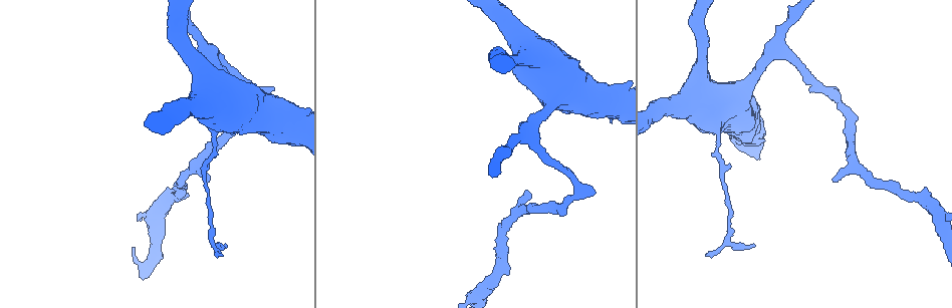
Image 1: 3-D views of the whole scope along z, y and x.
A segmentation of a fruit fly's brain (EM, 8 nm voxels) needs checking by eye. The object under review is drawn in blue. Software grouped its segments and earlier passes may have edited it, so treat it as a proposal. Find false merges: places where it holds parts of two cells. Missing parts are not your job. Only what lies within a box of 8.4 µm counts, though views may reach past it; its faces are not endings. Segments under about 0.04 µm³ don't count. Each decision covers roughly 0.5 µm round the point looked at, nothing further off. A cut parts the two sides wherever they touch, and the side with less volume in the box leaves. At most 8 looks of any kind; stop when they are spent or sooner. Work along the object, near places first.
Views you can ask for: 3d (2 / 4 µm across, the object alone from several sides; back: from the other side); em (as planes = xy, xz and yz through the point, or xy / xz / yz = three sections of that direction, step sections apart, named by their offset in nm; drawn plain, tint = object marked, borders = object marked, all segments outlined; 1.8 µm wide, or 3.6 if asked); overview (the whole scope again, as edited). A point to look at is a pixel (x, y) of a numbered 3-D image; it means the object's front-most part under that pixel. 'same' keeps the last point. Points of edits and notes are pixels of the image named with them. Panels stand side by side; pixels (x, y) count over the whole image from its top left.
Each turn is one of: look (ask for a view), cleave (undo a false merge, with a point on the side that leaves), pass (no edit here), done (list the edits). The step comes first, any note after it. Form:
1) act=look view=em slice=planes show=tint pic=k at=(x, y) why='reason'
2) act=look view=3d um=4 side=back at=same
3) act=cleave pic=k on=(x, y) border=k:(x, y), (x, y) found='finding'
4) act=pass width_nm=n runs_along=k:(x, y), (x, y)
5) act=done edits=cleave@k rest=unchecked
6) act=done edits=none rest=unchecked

act=look view=em um=3.6 slice=planes show=plain pic=1 at=(215, 128) why='calibre changes'

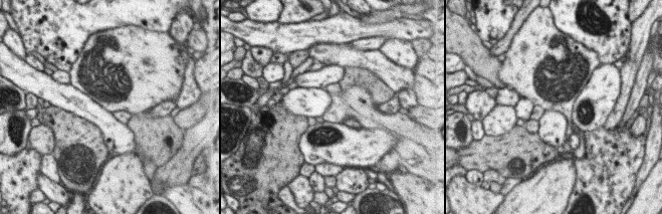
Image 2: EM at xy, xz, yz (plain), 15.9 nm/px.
act=look view=em um=3.6 slice=planes show=tint at=same

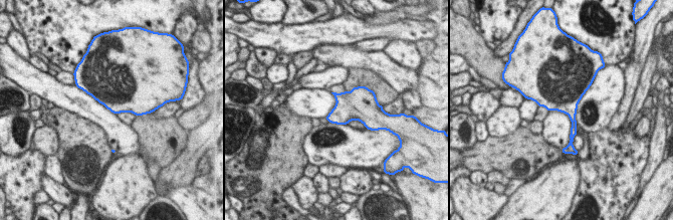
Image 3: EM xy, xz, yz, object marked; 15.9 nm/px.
act=pass found='continuous, no second cell'

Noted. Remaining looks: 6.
act=look view=3d um=2 pic=1 at=(528, 130)

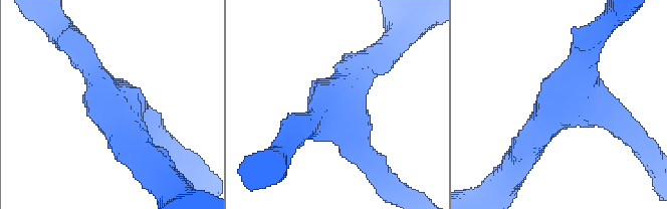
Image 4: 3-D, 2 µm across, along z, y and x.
act=look view=em slice=planes show=plain pic=4 at=(338, 105) why='shape alone is not enough'

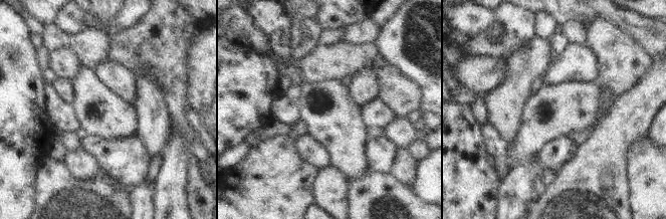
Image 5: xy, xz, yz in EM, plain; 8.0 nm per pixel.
act=look view=em slice=planes show=tint at=same

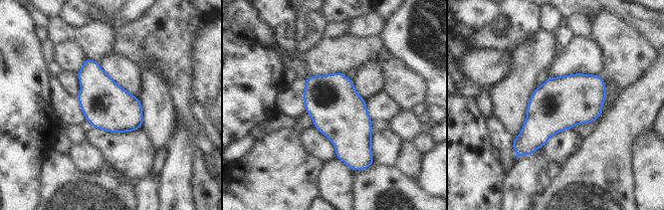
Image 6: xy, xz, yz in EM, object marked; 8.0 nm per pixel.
act=pass width_nm=380 found='all the same cell'

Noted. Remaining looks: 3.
act=look view=3d um=4 pic=1 at=(833, 93) why='sharp bend'

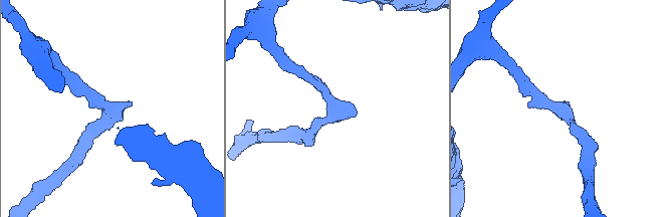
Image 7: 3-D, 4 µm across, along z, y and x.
act=look view=em slice=planes show=plain pic=7 at=(111, 112) arm_widths_nm=180,200

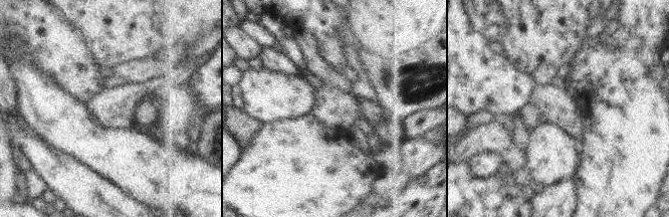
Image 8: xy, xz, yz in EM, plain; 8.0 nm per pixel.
act=look view=em slice=planes show=tint at=same why='where the object lies'

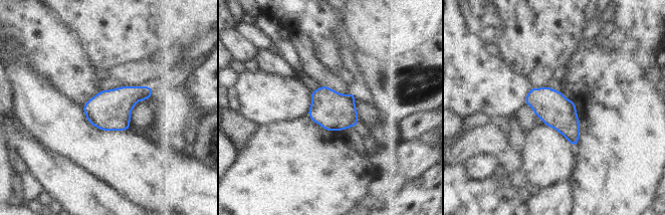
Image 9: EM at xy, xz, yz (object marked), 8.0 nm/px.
act=pass width_nm=280 found='all the same cell'

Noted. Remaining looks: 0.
act=done edits=none rest=unchecked

